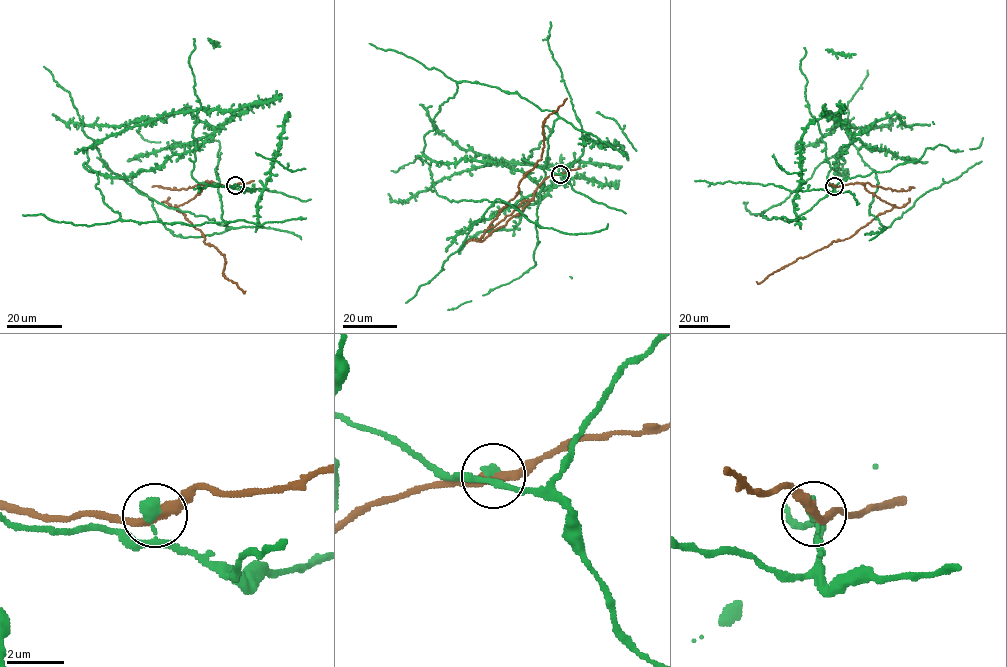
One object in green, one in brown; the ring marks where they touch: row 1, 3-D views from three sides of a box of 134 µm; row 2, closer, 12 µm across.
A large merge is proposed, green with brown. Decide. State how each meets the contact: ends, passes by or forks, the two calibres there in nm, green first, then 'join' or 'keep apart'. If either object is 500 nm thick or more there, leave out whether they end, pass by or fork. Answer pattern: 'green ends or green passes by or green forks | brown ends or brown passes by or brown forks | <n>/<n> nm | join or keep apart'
green passes by | brown passes by | 280/320 nm | keep apart

